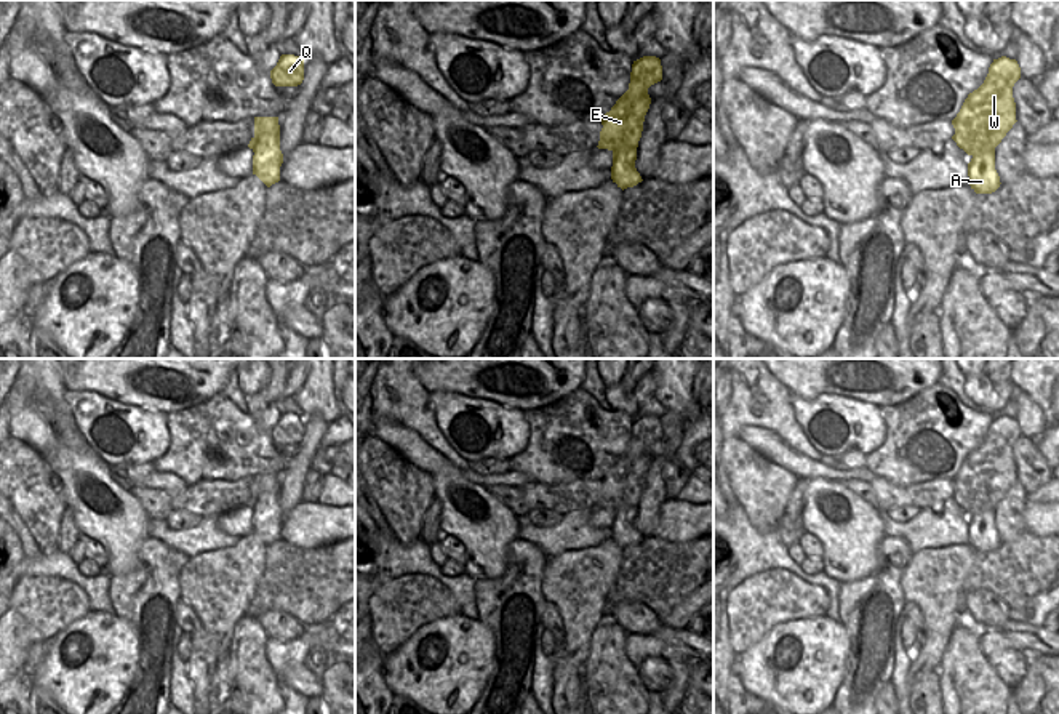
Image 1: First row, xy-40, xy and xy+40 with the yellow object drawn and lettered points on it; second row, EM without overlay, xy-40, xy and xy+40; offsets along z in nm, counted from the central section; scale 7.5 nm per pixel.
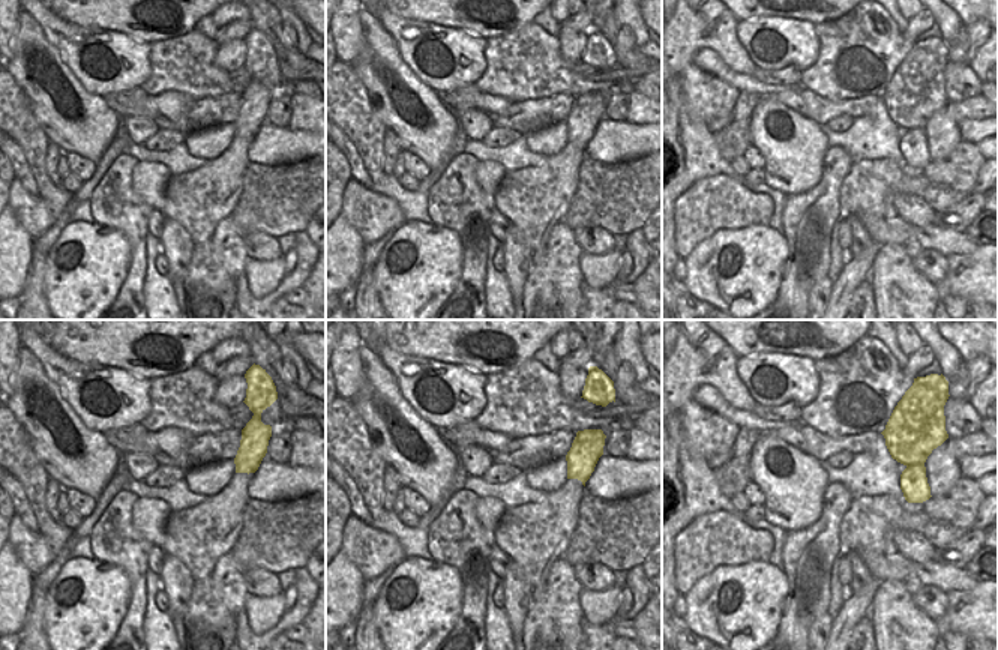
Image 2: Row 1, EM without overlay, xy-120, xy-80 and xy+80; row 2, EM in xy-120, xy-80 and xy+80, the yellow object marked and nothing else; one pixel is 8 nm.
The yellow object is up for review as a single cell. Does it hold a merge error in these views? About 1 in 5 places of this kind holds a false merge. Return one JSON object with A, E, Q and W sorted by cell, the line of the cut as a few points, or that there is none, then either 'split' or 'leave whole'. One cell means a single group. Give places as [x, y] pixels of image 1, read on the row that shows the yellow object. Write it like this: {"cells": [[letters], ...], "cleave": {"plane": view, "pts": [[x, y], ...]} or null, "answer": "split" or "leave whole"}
{"cells": [["A", "E", "Q", "W"]], "cleave": null, "answer": "leave whole"}

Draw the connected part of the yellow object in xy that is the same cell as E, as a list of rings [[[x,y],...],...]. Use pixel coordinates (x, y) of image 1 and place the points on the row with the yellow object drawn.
[[[643,56],[632,64],[629,90],[601,118],[598,149],[613,152],[611,179],[622,191],[641,183],[635,168],[637,147],[651,98],[648,88],[662,80],[661,59]]]

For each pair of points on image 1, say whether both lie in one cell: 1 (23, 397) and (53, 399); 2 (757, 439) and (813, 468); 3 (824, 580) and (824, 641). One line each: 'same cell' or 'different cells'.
1: different cells
2: same cell
3: different cells

